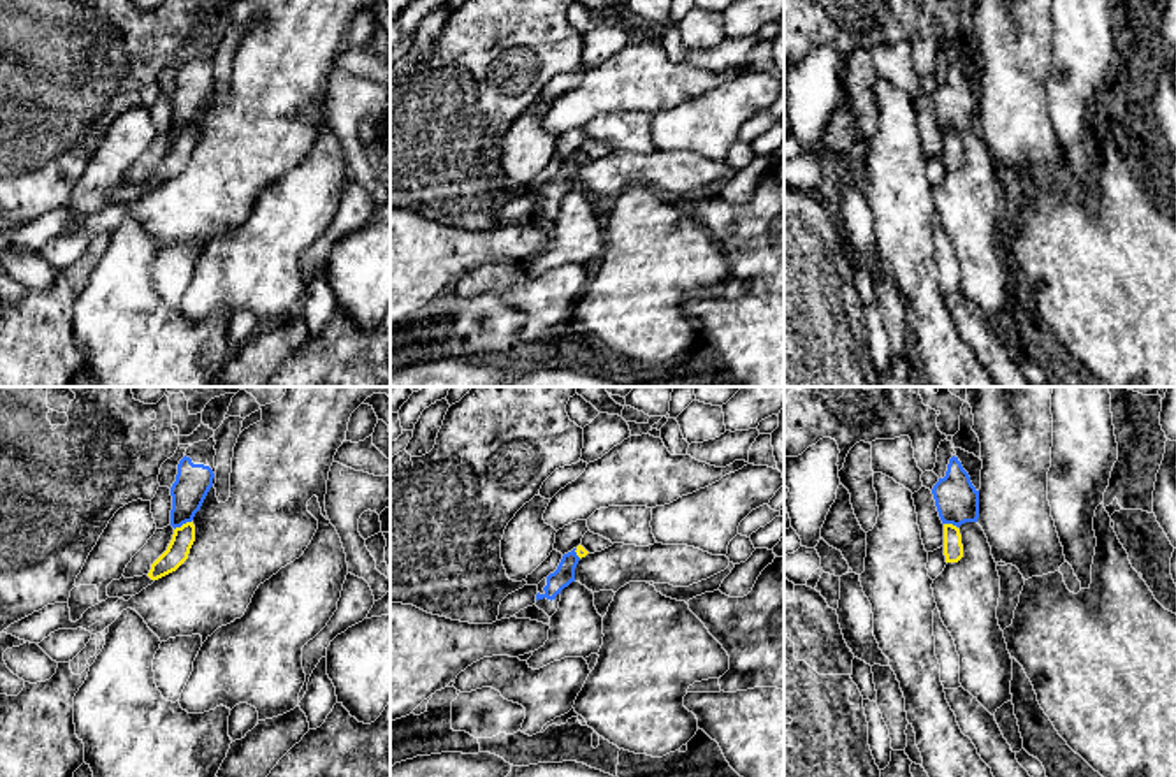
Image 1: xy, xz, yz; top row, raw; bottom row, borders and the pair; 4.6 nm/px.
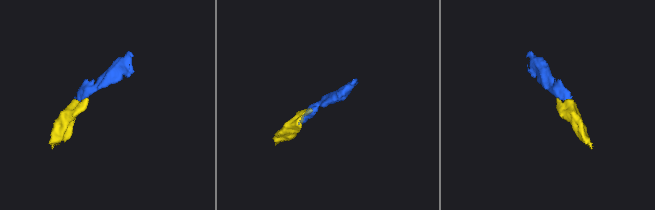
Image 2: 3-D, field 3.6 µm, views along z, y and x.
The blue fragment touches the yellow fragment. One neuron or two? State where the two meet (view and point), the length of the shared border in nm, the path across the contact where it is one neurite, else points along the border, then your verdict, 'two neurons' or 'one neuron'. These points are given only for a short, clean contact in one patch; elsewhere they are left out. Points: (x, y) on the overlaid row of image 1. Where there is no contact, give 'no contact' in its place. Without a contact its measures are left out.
contact xy (181, 524); length 90 nm; way xy (192, 484), (181, 514), (181, 524), (181, 544), (176, 554); one neuron

